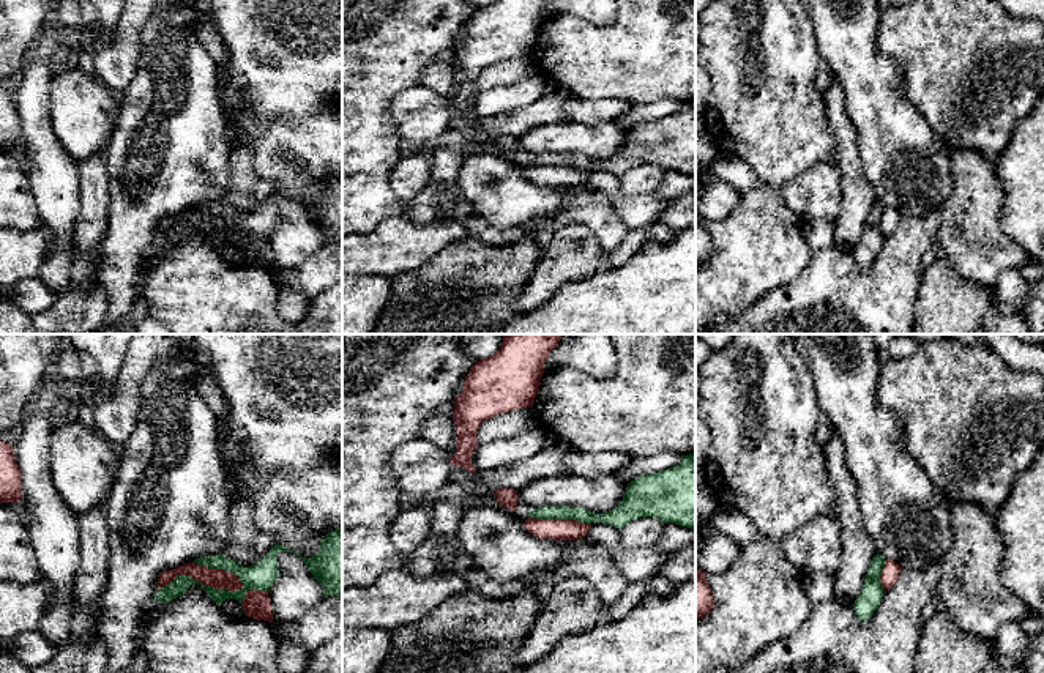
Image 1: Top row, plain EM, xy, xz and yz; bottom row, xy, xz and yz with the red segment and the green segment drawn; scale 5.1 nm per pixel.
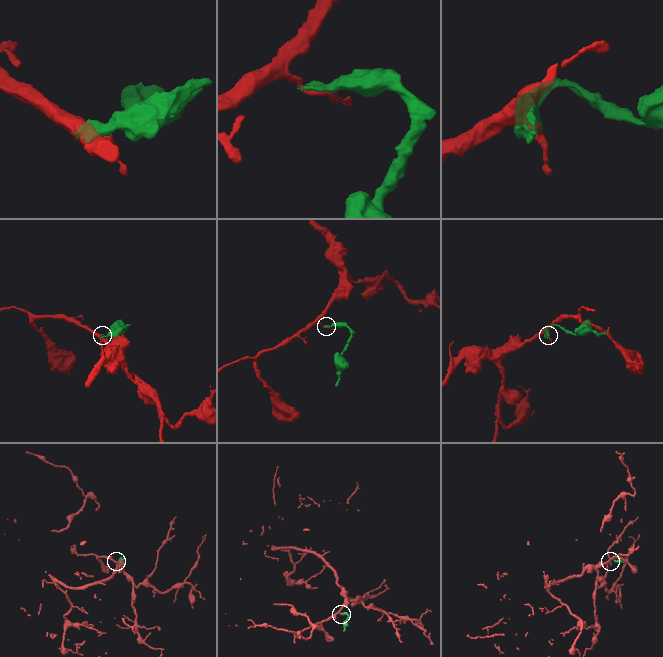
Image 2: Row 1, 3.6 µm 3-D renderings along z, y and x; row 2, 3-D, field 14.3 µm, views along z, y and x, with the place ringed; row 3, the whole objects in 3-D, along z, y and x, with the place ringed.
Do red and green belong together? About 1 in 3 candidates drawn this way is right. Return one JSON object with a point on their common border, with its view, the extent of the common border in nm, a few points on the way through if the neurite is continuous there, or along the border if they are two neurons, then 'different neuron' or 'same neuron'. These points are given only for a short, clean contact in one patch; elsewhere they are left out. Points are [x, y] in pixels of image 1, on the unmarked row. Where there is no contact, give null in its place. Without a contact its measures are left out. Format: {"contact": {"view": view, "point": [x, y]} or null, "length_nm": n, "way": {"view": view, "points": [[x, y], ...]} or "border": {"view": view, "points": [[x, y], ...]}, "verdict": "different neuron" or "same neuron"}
{"contact": {"view": "xy", "point": [202, 230]}, "length_nm": 440, "verdict": "different neuron"}

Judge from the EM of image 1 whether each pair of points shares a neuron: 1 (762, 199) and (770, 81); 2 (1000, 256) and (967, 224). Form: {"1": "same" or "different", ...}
{"1": "same", "2": "same"}

